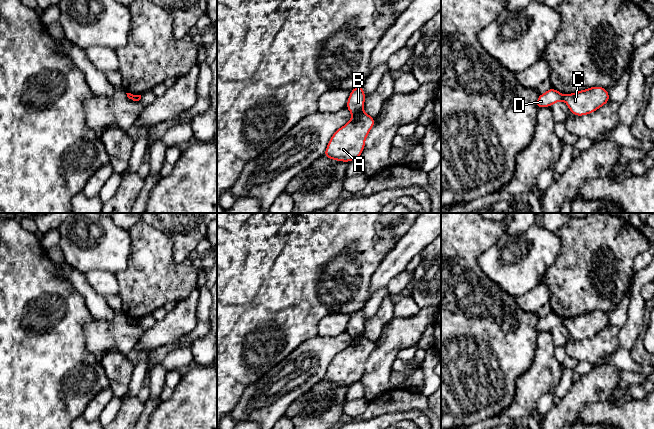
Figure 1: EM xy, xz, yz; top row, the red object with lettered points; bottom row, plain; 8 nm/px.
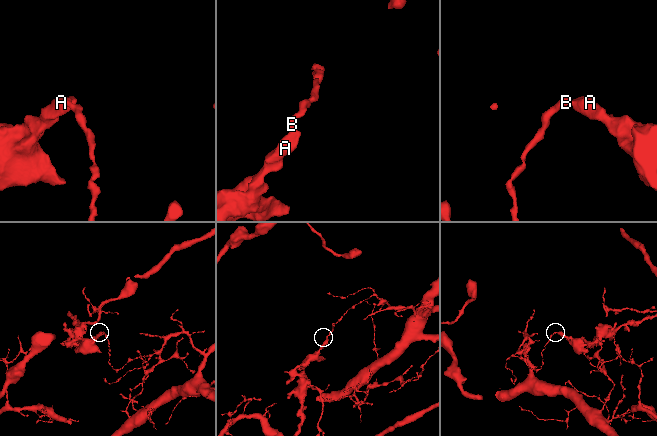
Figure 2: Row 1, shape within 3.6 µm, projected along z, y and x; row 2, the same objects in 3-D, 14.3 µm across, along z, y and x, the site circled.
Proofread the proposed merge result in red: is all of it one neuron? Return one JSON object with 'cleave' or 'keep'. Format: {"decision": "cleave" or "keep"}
{"decision": "cleave"}

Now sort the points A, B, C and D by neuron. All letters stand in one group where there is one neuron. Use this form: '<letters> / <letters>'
A C / B D

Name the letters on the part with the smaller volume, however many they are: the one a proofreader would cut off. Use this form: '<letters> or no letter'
A, C

